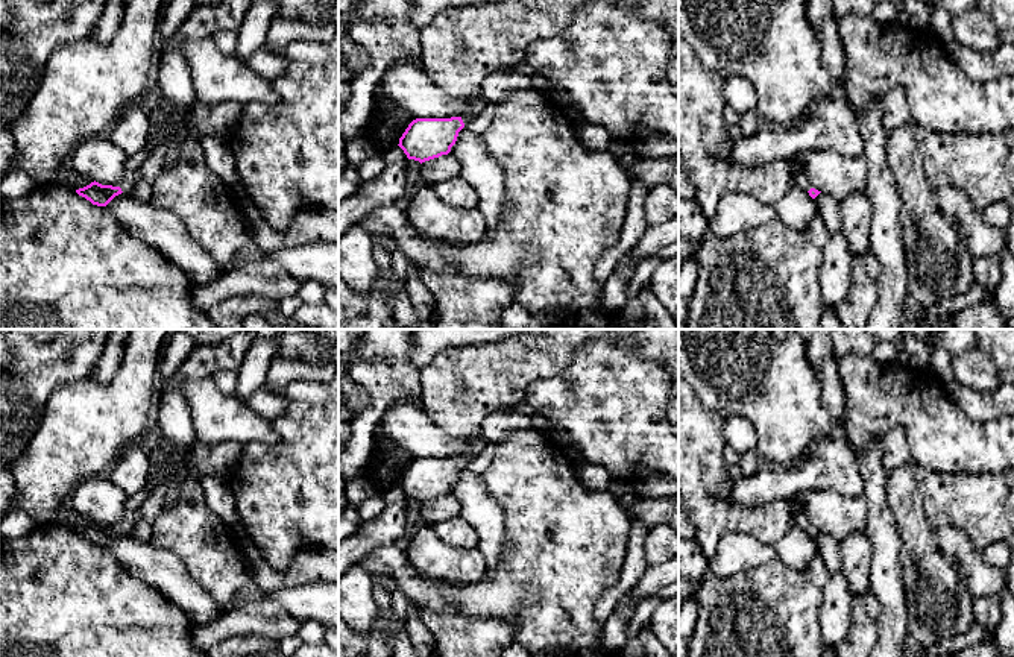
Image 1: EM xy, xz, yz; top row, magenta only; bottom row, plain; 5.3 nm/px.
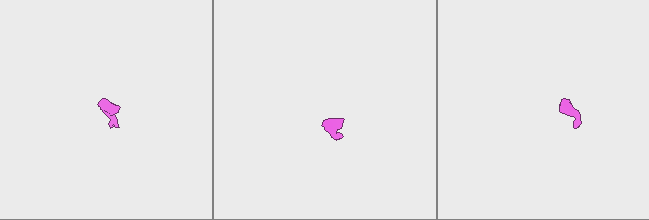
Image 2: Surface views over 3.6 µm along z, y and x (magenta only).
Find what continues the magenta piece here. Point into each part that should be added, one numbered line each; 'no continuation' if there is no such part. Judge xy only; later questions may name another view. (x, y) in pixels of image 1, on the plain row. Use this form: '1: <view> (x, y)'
1: xy (175, 421)

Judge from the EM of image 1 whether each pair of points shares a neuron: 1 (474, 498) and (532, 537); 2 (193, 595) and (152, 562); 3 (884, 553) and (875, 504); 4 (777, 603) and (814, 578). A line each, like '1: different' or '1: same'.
1: different
2: same
3: same
4: same

